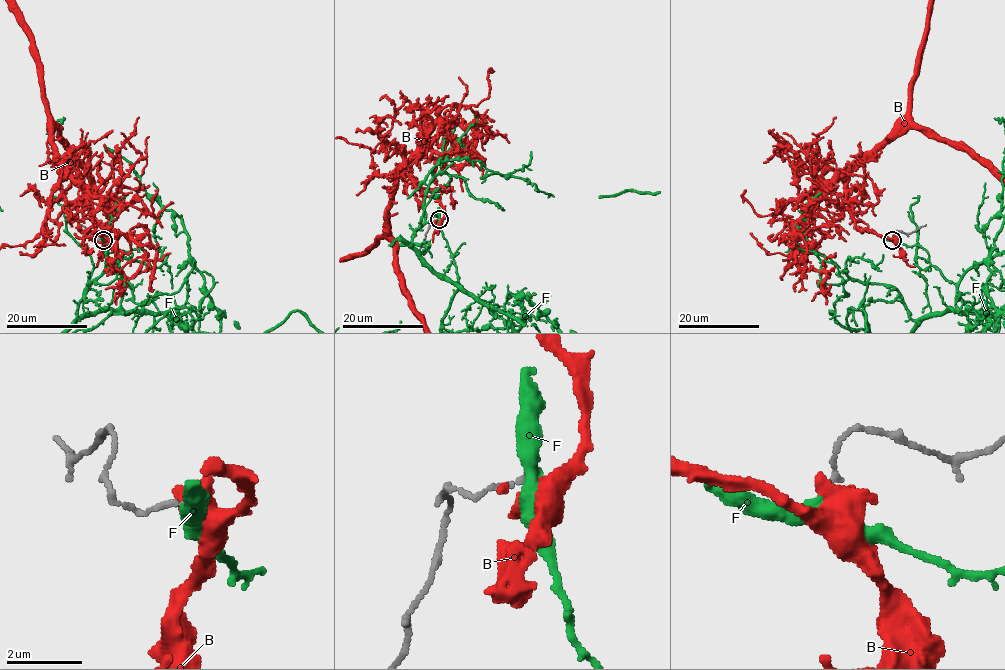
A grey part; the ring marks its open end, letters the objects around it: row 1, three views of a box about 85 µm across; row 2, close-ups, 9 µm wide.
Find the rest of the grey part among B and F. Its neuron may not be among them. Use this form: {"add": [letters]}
{"add": ["F"]}

